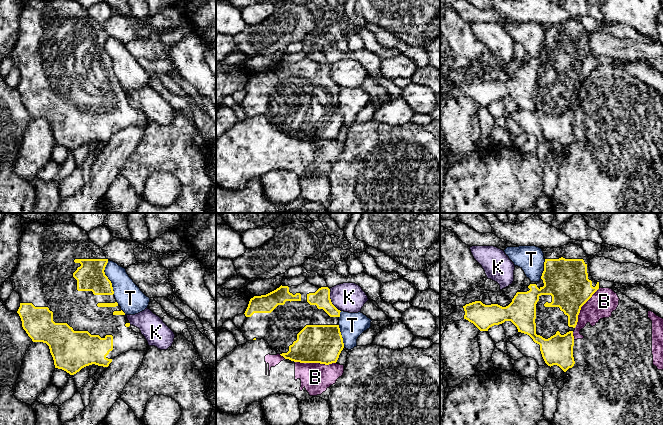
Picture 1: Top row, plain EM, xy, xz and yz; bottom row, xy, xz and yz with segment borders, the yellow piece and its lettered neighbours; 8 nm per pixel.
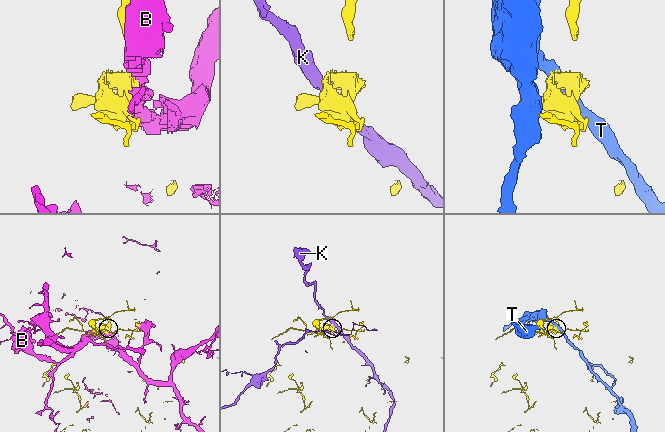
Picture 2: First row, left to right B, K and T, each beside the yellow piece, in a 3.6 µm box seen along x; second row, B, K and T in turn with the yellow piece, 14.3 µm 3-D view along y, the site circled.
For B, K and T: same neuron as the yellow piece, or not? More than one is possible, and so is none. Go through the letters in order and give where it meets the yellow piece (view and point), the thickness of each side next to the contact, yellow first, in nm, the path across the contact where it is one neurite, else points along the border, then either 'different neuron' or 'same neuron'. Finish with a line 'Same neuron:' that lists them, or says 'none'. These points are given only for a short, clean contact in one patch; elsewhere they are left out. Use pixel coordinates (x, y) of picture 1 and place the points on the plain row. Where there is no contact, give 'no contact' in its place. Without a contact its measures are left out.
B: contact xz (315, 138); calibres 300 and 240 nm; different neuron
K: contact xz (331, 78); calibres 140 and 240 nm; different neuron
T: contact xy (107, 53); calibres 240 and 220 nm; different neuron
Same neuron: none

